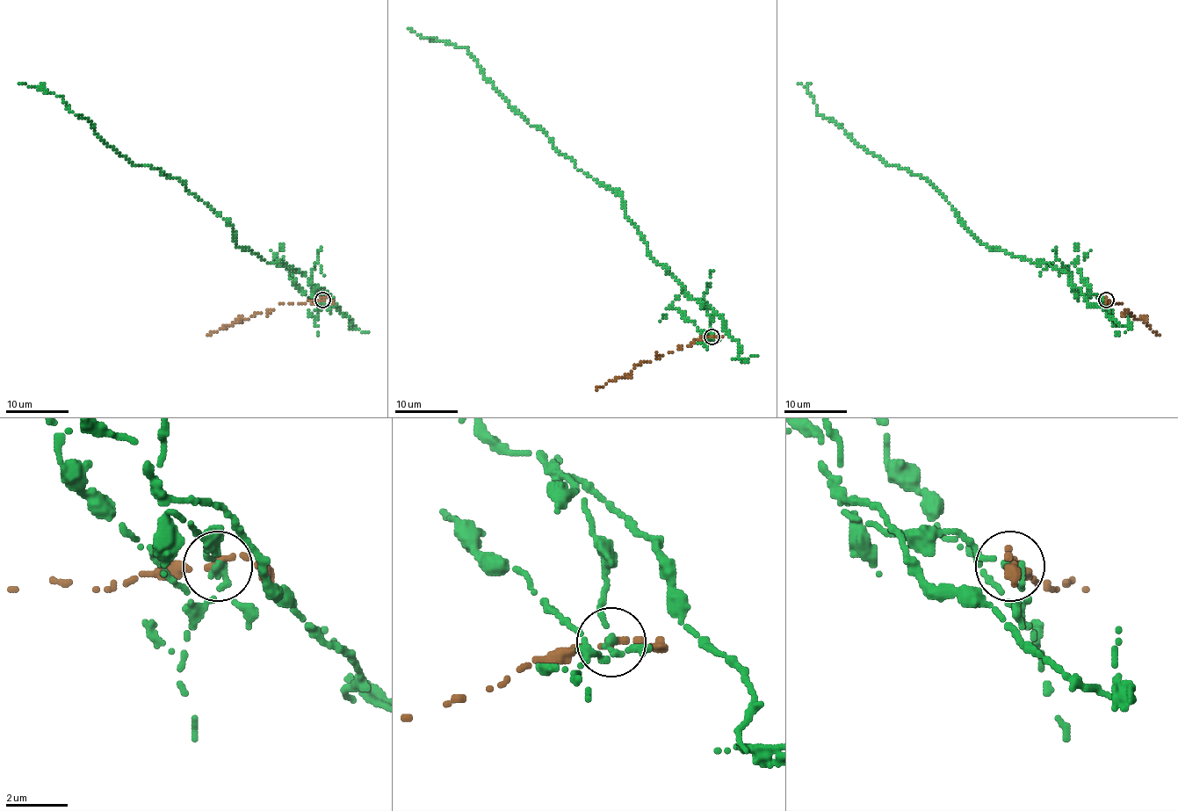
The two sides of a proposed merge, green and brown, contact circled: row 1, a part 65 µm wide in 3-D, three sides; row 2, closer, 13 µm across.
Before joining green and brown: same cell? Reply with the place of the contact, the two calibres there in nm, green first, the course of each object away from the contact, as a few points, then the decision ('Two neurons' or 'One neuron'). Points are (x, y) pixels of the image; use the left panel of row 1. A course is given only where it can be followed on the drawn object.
Place: (322, 300). Thickness 280 nm (green) against 170 nm. Course of green: (323, 300), (306, 274), (240, 248), (234, 228), (184, 183), (120, 155), (61, 97), (19, 83). Course of brown: (323, 300), (280, 304), (206, 334). Two neurons

